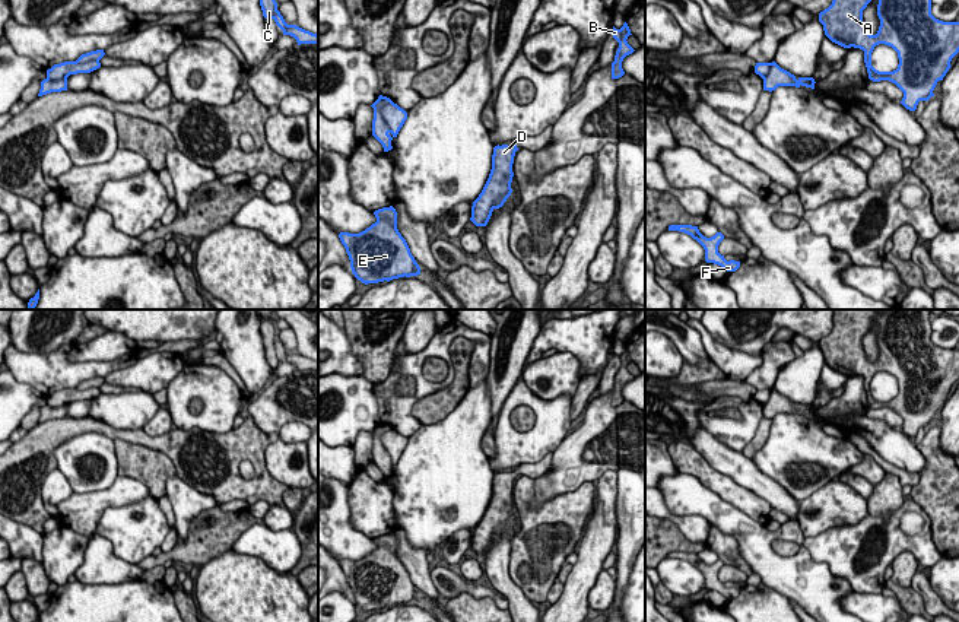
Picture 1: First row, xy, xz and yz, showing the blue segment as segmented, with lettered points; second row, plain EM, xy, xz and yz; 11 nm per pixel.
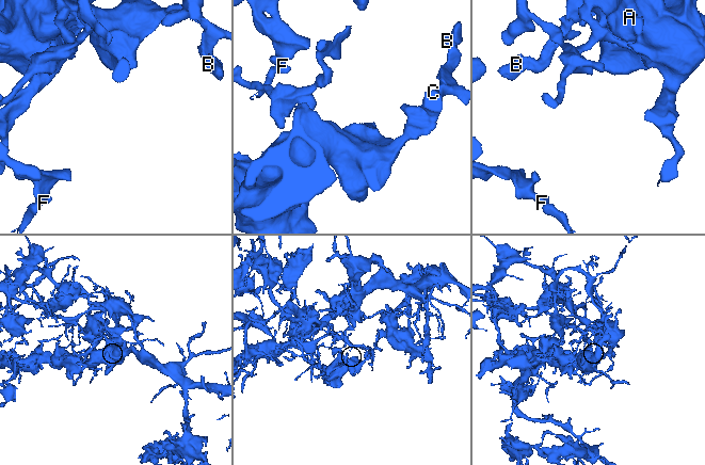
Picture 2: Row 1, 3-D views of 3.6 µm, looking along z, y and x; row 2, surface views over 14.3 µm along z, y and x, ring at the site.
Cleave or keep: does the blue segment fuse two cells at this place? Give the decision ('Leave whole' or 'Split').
Leave whole

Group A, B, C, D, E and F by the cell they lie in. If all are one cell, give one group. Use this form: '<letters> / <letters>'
A B C D E F

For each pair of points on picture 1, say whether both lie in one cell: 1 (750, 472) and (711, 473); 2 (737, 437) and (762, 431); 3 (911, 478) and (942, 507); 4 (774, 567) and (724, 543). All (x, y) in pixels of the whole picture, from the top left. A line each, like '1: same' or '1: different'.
1: different
2: different
3: different
4: different

